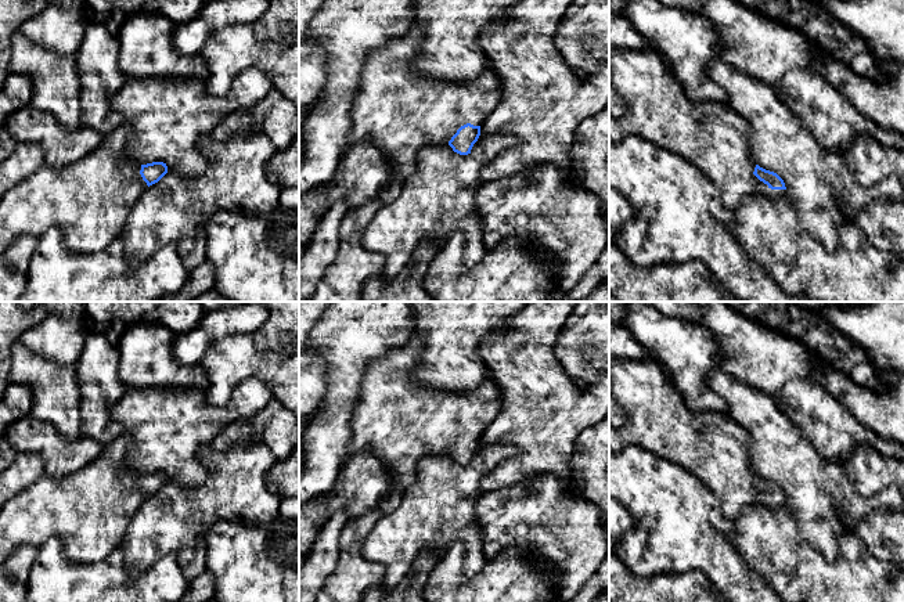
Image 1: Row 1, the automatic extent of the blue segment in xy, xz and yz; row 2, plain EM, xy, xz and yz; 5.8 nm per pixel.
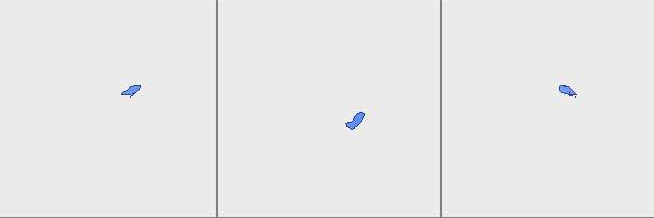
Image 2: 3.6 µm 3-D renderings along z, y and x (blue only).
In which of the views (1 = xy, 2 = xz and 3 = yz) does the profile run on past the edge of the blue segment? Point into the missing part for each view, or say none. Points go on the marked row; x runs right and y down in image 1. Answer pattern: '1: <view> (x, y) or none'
1: xy (90, 199)
2: xz (396, 108)
3: yz (713, 137)

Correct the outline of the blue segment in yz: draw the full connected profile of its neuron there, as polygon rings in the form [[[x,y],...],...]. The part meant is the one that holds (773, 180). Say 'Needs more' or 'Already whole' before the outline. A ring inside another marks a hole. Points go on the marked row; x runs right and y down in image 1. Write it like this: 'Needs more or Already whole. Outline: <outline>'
Needs more. Outline: [[[613,50],[609,53],[609,84],[626,100],[626,112],[622,118],[609,116],[609,140],[620,143],[629,136],[640,136],[648,143],[680,155],[696,166],[716,187],[721,203],[728,212],[736,210],[741,202],[756,194],[771,199],[785,198],[788,191],[784,180],[774,172],[756,165],[749,151],[750,126],[728,105],[713,101],[691,101],[678,82],[670,73],[662,55],[656,50]]]

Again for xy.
Needs more. Outline: [[[120,125],[104,137],[97,149],[84,158],[61,169],[43,165],[30,177],[8,190],[0,201],[0,252],[7,249],[18,237],[40,238],[51,227],[61,230],[68,250],[83,255],[96,255],[118,238],[141,194],[168,173],[168,166],[163,162],[140,165],[125,155],[130,134],[132,129],[127,125]]]

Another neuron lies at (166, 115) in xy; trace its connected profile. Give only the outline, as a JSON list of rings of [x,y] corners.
[[[257,68],[239,73],[223,97],[210,94],[201,79],[127,77],[109,105],[132,129],[125,147],[127,158],[140,165],[163,162],[168,172],[192,179],[208,166],[197,138],[271,90],[270,76]]]

